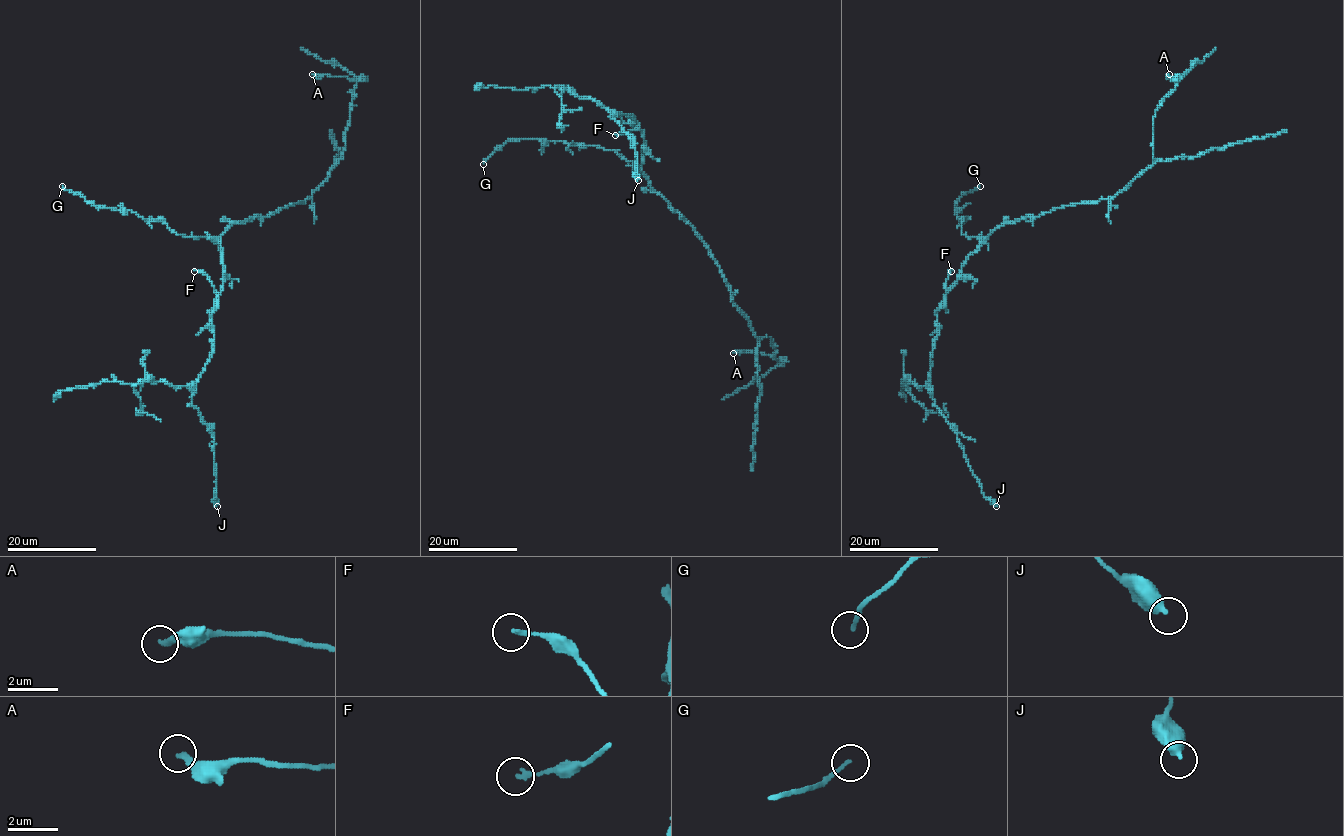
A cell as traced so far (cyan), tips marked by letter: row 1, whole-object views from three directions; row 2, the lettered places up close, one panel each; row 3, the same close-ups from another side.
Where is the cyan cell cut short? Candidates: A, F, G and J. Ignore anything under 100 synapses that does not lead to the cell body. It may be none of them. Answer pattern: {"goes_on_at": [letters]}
{"goes_on_at": []}

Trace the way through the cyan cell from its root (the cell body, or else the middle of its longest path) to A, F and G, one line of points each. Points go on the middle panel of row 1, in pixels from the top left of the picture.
A: (658, 194), (708, 248), (732, 302), (758, 337), (770, 337), (777, 360), (756, 352), (733, 353)
F: (658, 194), (640, 167), (643, 133), (632, 129), (615, 135)
G: (658, 194), (634, 164), (613, 150), (596, 146), (510, 139), (483, 164)

